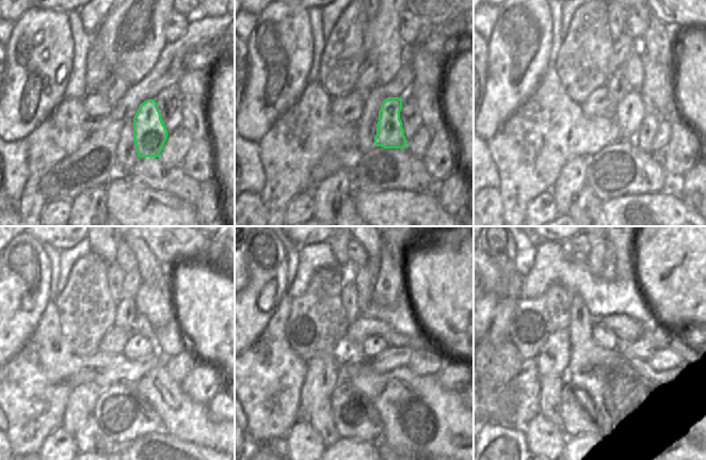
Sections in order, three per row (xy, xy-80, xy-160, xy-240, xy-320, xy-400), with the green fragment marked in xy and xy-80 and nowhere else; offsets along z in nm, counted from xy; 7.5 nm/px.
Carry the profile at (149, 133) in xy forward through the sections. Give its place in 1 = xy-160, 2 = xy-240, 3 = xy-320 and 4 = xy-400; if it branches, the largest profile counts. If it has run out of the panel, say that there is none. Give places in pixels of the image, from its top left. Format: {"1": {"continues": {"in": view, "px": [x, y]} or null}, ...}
{"1": {"continues": {"in": "xy-160", "px": [629, 113]}}, "2": {"continues": {"in": "xy-240", "px": [138, 346]}}, "3": {"continues": {"in": "xy-320", "px": [372, 346]}}, "4": {"continues": {"in": "xy-400", "px": [604, 337]}}}

